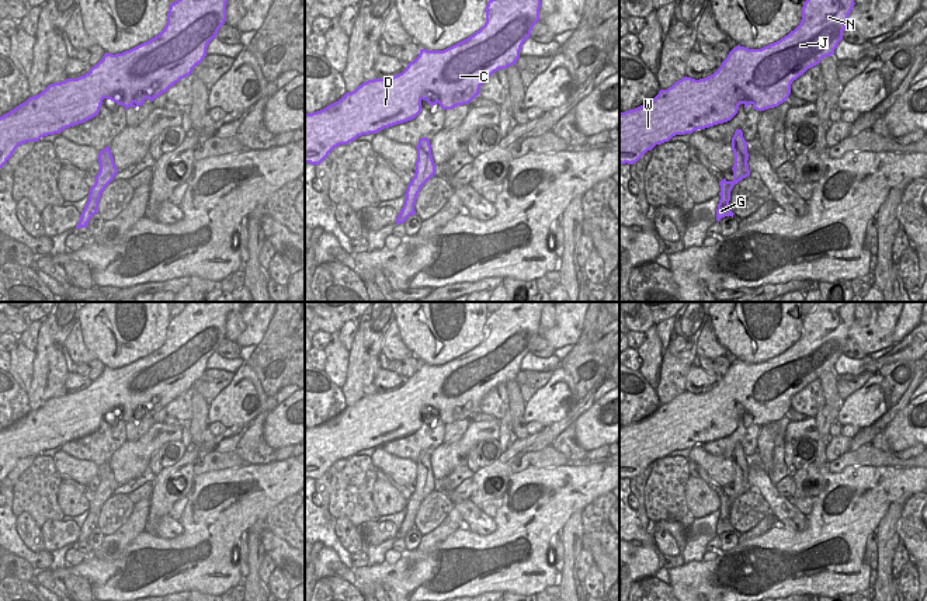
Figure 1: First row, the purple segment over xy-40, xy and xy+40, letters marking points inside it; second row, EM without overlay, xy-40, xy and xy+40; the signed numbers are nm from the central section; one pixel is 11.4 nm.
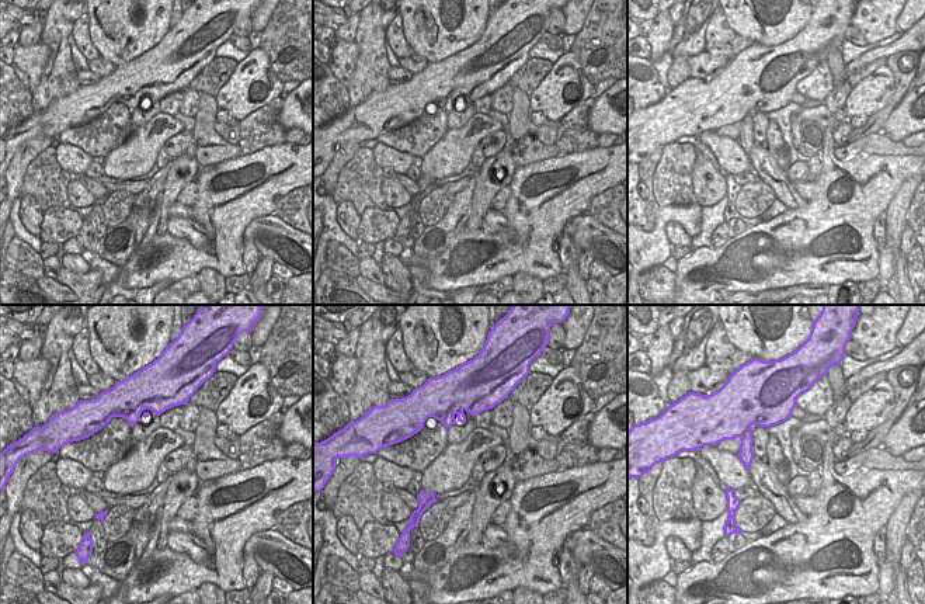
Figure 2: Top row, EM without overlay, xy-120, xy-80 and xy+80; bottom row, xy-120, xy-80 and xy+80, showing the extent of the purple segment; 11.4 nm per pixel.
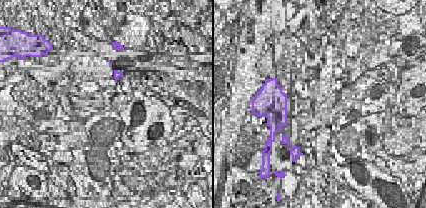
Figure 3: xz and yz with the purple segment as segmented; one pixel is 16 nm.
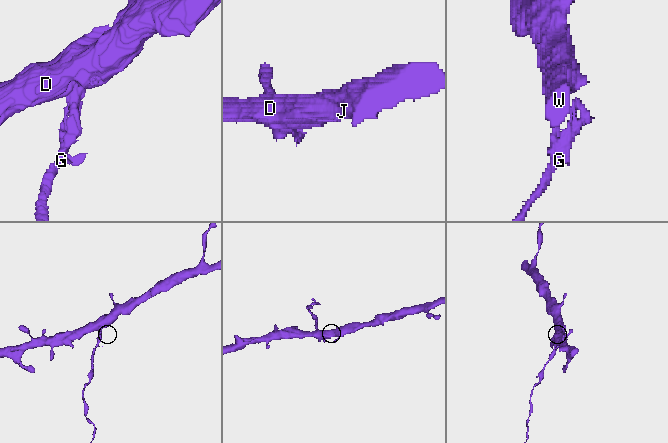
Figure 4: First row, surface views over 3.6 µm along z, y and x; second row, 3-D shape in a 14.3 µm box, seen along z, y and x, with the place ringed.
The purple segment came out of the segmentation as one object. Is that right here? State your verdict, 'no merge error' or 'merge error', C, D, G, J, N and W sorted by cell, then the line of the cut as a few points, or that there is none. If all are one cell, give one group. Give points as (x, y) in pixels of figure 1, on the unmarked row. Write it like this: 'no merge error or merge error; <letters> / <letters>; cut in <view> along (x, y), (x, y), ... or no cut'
merge error; C D J N W / G; cut in xy+40 along (732, 459), (738, 465), (746, 461)

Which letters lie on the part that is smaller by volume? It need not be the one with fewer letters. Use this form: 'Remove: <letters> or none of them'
Remove: G

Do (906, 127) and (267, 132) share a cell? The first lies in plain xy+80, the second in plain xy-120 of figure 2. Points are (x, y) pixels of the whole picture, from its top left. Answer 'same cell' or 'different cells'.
different cells

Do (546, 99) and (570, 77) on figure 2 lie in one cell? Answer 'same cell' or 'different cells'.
same cell

